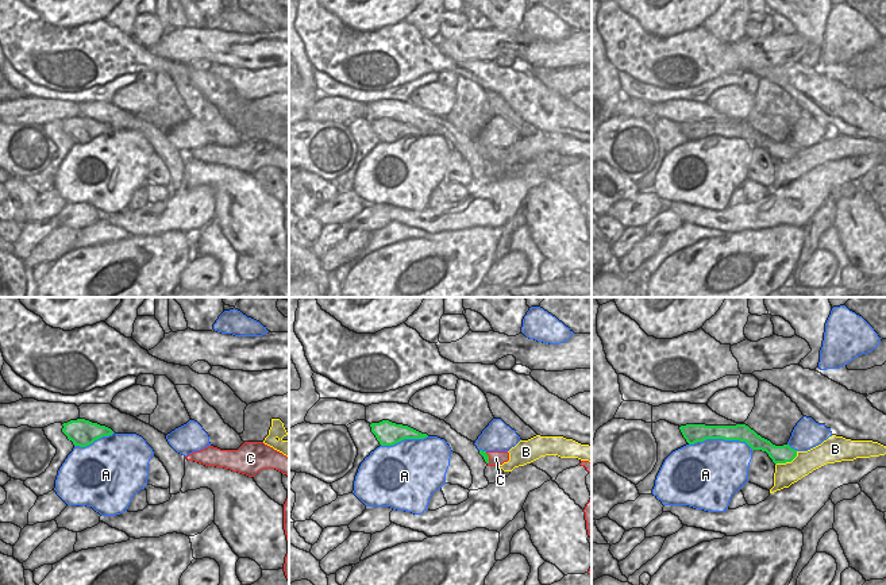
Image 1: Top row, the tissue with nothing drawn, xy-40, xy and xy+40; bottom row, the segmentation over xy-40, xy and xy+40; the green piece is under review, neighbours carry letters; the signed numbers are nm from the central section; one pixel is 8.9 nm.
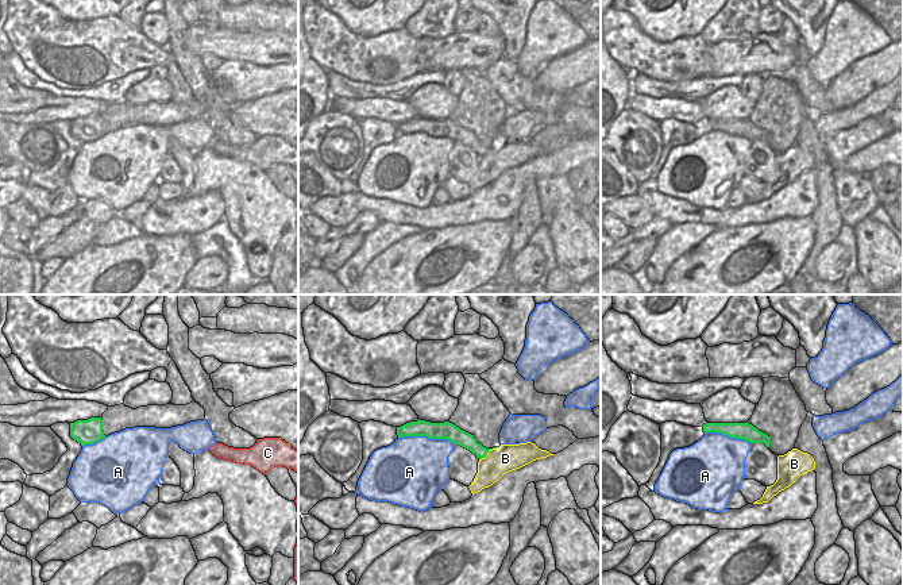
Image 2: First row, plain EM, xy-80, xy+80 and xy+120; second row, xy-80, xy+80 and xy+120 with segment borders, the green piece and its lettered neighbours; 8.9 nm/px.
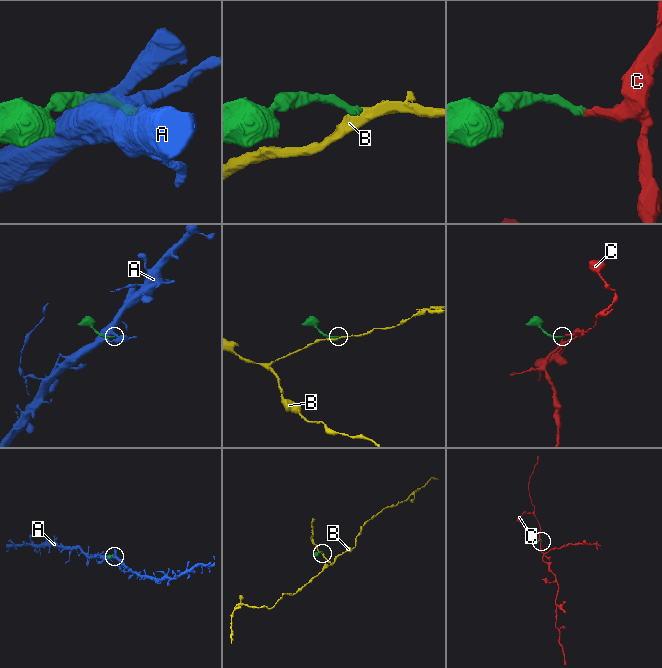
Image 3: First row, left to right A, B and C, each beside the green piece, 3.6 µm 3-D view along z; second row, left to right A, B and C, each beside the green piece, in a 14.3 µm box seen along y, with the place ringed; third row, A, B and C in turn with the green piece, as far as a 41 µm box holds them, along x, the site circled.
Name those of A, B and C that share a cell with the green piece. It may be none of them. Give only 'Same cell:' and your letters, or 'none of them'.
Same cell: C

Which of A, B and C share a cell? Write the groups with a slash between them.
A / B / C

